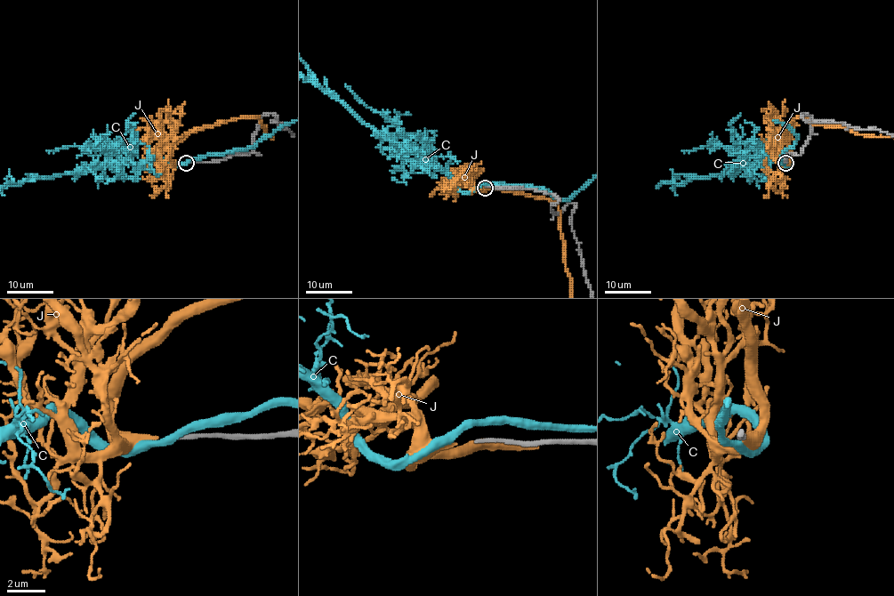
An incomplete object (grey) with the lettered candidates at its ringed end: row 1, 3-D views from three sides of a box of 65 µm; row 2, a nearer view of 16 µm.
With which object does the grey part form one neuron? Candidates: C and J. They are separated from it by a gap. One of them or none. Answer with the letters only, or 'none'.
none

